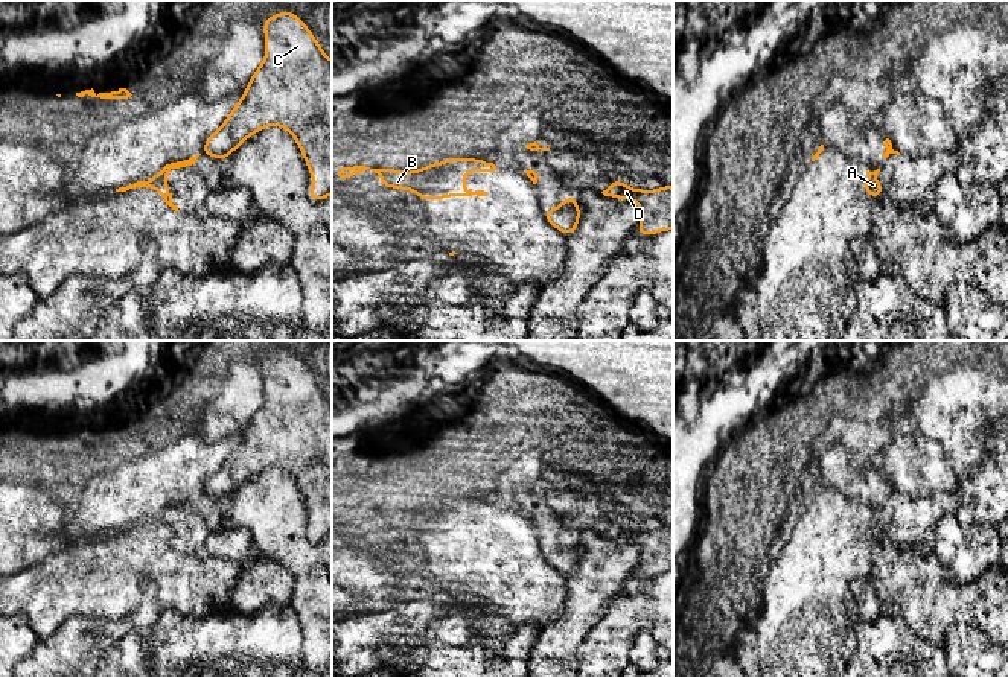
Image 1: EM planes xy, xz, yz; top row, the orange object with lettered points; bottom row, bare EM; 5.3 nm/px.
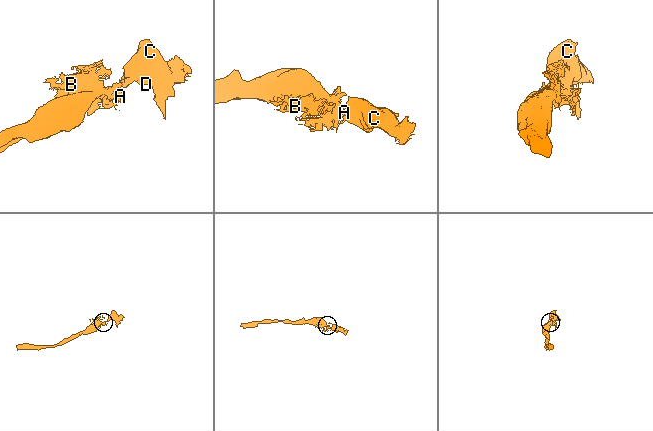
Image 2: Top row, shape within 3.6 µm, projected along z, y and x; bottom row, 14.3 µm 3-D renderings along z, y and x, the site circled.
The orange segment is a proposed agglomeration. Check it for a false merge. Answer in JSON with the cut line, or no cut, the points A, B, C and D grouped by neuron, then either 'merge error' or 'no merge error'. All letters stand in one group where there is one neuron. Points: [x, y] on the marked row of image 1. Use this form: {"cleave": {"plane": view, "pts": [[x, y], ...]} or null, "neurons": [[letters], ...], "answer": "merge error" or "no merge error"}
{"cleave": null, "neurons": [["A", "B", "C", "D"]], "answer": "no merge error"}

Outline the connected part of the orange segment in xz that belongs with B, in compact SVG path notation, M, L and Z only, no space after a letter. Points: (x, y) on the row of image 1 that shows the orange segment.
M449 158L413 172L394 169L370 169L381 176L382 187L413 190L419 199L445 199L448 196L486 196L484 190L464 187L466 172L495 172L496 166L475 158Z

